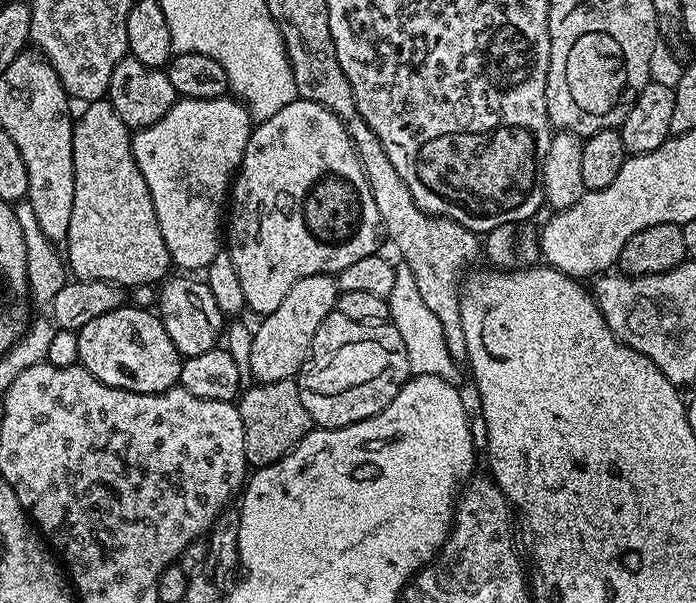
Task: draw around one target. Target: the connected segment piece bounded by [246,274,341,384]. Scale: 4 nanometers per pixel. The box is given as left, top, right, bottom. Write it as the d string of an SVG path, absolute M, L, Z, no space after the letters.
M332 274L311 276L294 282L294 286L290 286L290 294L286 294L286 298L282 298L278 310L274 310L270 315L263 317L259 321L260 325L257 326L256 333L252 336L252 345L248 348L248 364L246 360L247 371L248 368L252 371L253 377L251 379L261 384L269 384L270 382L282 382L299 377L301 368L303 368L312 352L314 334L318 334L318 326L322 326L324 319L331 312L336 311L336 297L340 293L337 277Z

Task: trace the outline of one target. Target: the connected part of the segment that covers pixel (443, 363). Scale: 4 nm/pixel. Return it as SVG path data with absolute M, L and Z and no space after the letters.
M402 262L396 264L394 290L386 297L390 323L402 334L406 346L408 371L412 376L437 376L443 380L455 381L457 361L453 360L450 350L446 350L446 334L442 334L442 322L427 307L418 286L414 283L414 274Z

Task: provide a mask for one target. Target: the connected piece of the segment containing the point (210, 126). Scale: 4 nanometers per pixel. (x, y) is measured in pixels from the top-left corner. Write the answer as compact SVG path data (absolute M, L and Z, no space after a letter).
M222 95L209 100L177 99L176 105L165 116L158 118L154 126L141 128L133 135L132 153L138 168L142 170L142 178L146 178L154 202L156 221L177 269L207 270L210 262L214 262L216 255L222 251L222 217L253 127L254 121L247 106L235 98Z

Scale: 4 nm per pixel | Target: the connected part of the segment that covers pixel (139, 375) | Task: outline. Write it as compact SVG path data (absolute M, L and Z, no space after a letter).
M128 307L115 308L78 329L79 363L87 372L94 374L98 382L122 390L165 392L167 388L177 387L184 360L174 342L170 342L164 323L155 311Z

